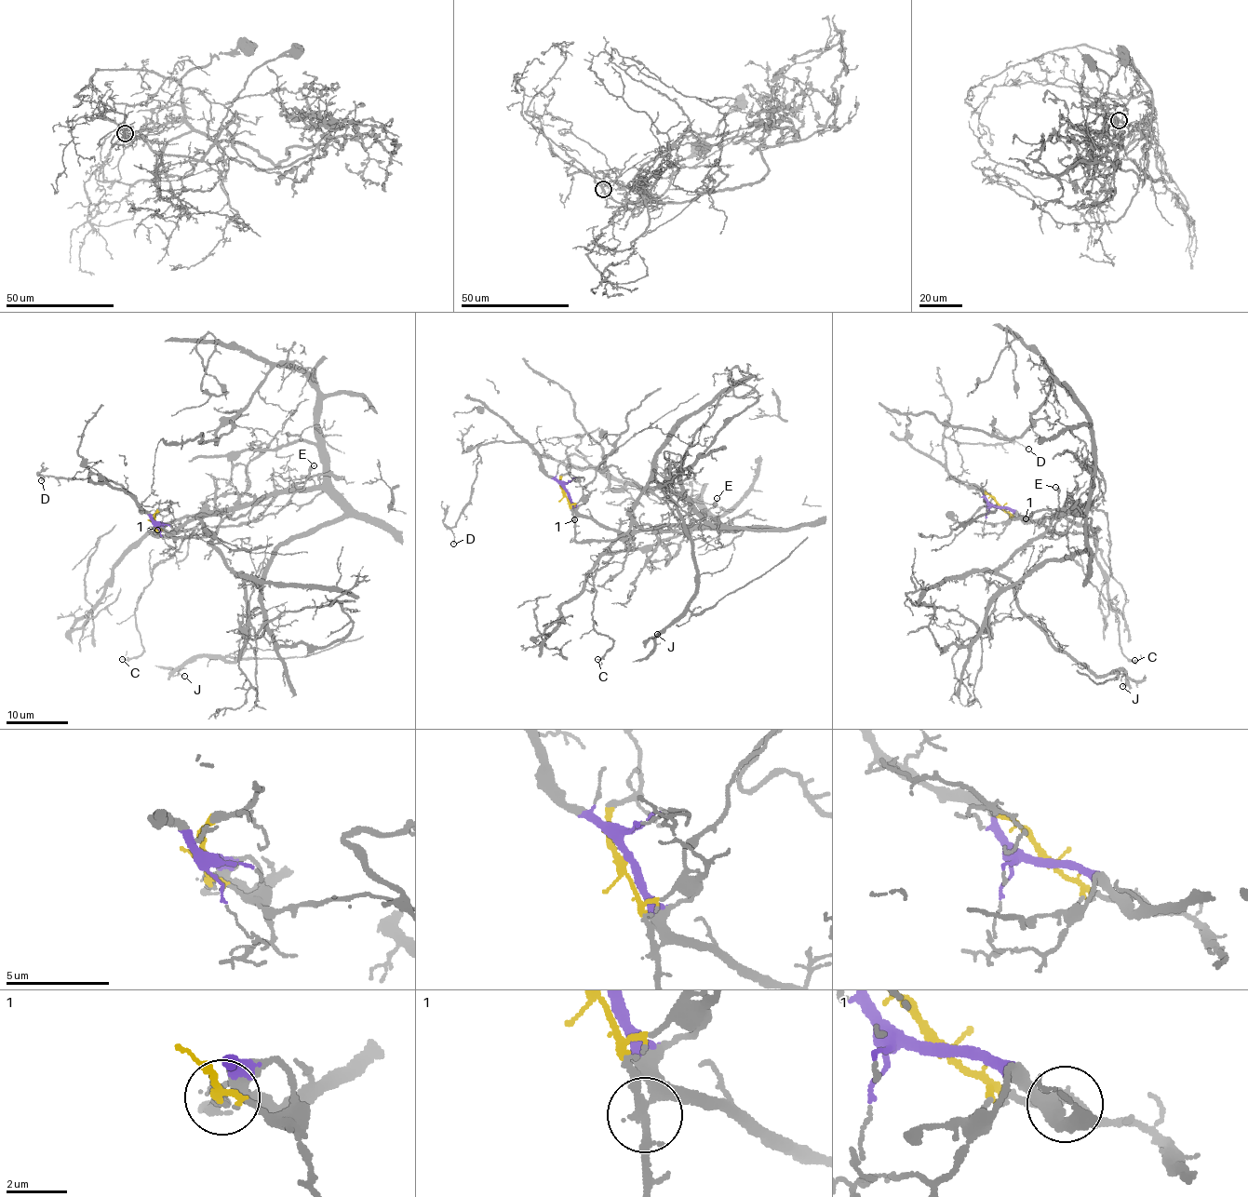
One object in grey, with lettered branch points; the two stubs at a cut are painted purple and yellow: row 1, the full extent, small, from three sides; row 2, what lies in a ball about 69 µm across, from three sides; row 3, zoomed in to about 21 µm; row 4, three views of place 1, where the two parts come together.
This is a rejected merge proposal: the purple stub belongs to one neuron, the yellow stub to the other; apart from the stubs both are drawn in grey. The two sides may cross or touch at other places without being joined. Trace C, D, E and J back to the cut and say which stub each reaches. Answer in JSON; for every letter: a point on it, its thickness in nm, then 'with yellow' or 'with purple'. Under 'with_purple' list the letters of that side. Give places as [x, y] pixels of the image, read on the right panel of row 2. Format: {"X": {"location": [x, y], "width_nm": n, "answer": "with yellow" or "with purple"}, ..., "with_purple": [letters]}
{"C": {"location": [1134, 660], "width_nm": 170, "answer": "with purple"}, "D": {"location": [1028, 449], "width_nm": 110, "answer": "with purple"}, "E": {"location": [1055, 487], "width_nm": 150, "answer": "with yellow"}, "J": {"location": [1122, 686], "width_nm": 130, "answer": "with yellow"}, "with_purple": ["C", "D"]}

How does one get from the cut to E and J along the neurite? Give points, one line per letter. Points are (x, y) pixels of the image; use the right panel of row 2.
E: (998, 505), (1042, 523), (1053, 537), (1048, 539), (1043, 534), (1053, 531), (1062, 533), (1053, 529), (1055, 487)
J: (998, 505), (1053, 533), (1017, 547), (998, 571), (1013, 585), (1017, 608), (1095, 675), (1120, 670), (1122, 686)

